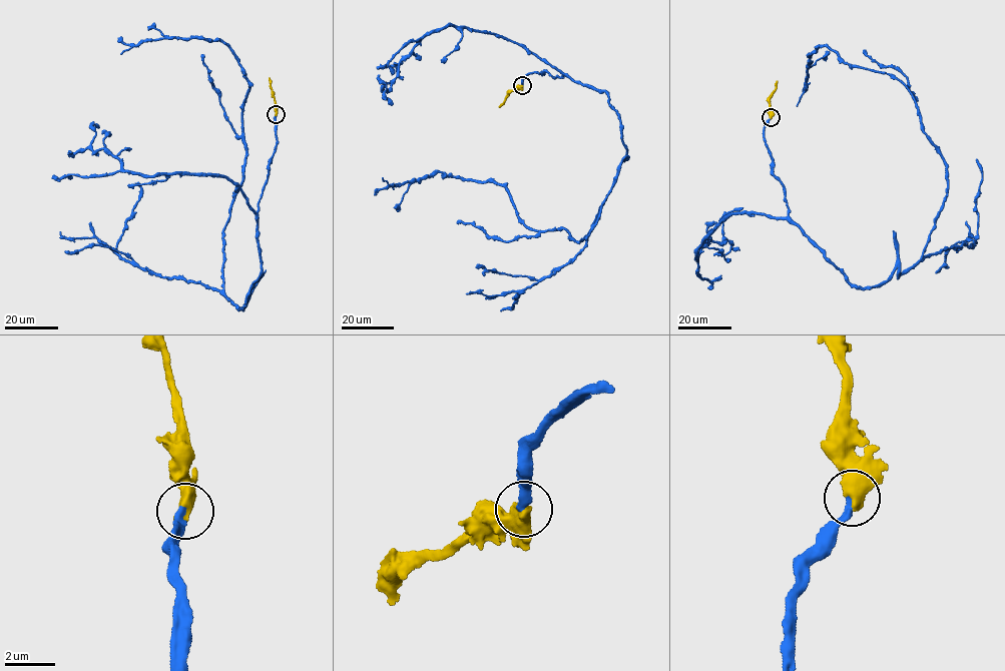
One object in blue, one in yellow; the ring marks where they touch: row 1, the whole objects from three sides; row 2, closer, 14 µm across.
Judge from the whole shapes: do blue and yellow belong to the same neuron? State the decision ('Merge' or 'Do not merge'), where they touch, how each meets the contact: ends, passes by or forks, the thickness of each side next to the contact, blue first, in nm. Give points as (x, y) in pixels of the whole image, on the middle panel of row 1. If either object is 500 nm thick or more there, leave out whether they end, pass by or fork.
Merge. Place: (522, 85). Thickness 320 nm (blue) against 650 nm

